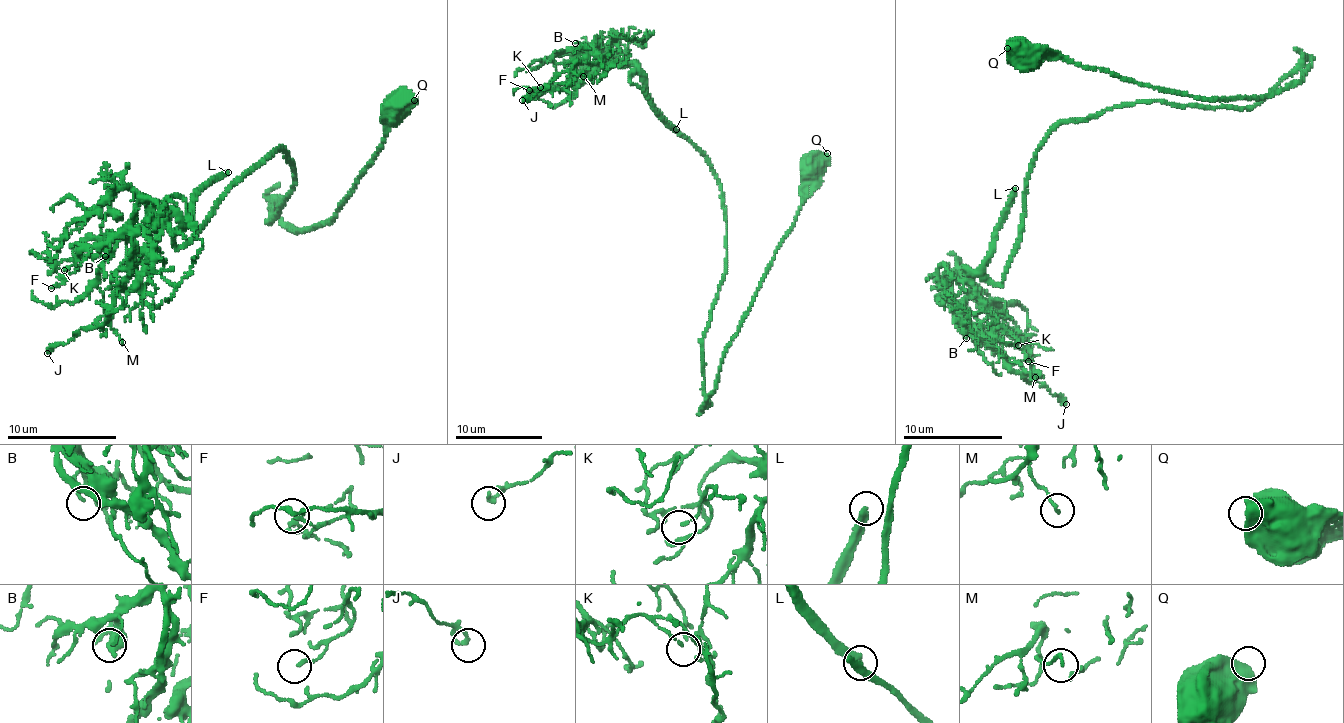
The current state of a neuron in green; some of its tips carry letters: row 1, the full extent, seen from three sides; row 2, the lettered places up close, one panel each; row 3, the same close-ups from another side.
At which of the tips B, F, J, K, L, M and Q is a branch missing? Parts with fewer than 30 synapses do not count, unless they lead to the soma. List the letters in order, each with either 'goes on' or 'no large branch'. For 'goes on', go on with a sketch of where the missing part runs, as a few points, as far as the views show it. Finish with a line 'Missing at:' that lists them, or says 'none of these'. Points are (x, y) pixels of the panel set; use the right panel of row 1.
B: no large branch
F: no large branch
J: no large branch
K: no large branch
L: goes on | (1015, 188), (1042, 110), (1063, 82), (1076, 80), (1105, 44), (1123, 43), (1119, 19), (1142, 41)
M: no large branch
Q: no large branch
Missing at: L

